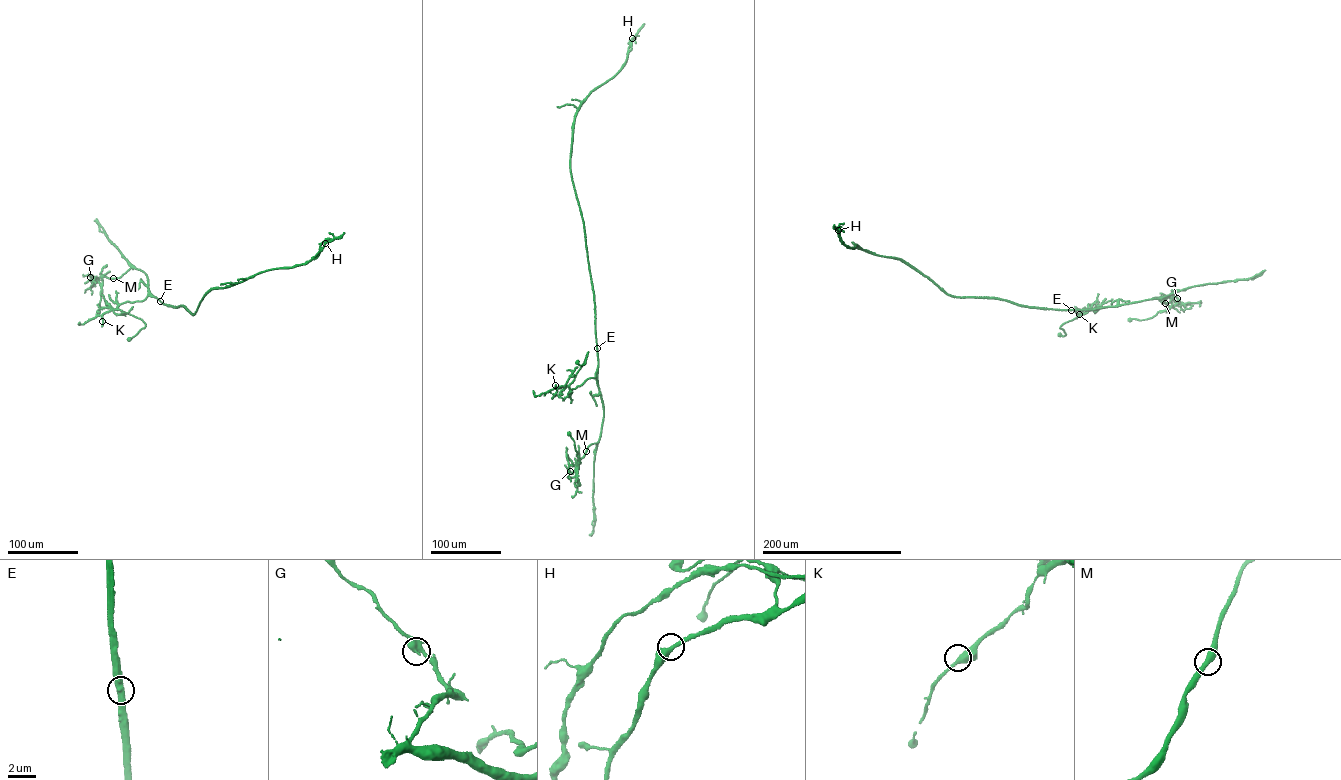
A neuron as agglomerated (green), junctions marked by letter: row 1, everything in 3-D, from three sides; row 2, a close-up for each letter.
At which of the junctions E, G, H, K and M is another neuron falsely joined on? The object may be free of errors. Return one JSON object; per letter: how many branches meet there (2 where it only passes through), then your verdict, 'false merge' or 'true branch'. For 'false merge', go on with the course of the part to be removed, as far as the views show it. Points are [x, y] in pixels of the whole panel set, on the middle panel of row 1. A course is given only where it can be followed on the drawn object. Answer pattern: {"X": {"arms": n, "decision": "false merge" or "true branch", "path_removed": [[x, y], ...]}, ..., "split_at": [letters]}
{"E": {"arms": 2, "decision": "false merge", "path_removed": [[597, 348], [584, 227], [570, 166], [572, 127], [577, 110], [591, 92], [618, 72], [629, 40], [642, 26]]}, "G": {"arms": 2, "decision": "true branch"}, "H": {"arms": 2, "decision": "true branch"}, "K": {"arms": 2, "decision": "true branch"}, "M": {"arms": 2, "decision": "true branch"}, "split_at": ["E"]}

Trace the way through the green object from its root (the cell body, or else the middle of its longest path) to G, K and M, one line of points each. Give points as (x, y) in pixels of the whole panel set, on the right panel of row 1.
G: (1059, 334), (1066, 335), (1063, 324), (1096, 308), (1165, 297), (1161, 303), (1171, 300), (1170, 308), (1177, 298)
K: (1059, 334), (1066, 335), (1060, 328), (1061, 325), (1079, 314)
M: (1059, 334), (1066, 335), (1060, 328), (1063, 324), (1096, 308), (1094, 312), (1165, 297), (1161, 303), (1165, 303)

